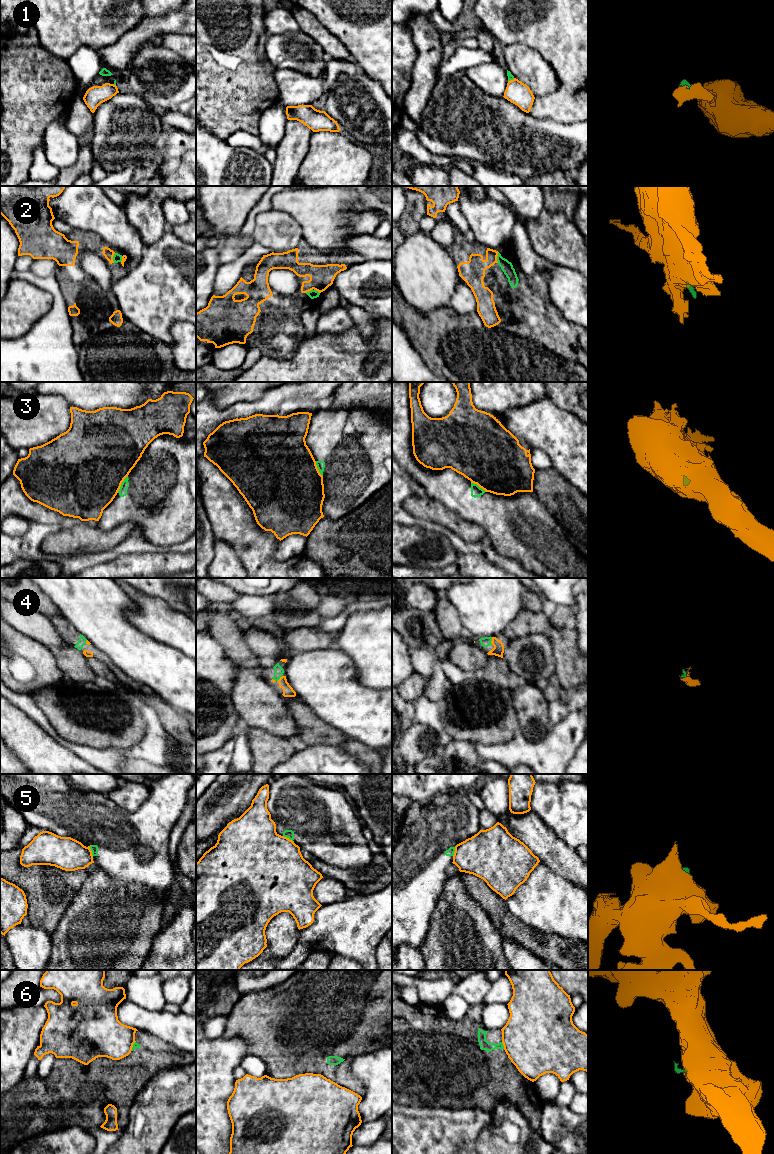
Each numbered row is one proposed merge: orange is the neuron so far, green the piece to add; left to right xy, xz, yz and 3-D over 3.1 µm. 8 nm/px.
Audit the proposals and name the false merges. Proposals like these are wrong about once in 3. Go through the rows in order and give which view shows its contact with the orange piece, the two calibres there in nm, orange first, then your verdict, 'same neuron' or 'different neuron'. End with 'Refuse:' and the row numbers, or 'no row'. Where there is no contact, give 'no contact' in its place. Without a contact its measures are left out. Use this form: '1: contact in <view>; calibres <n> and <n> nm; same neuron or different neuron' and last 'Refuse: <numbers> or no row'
1: contact in yz; calibres 190 and 50 nm; same neuron
2: contact in yz; calibres 190 and 90 nm; same neuron
3: contact in xy; calibres 500 and 70 nm; different neuron
4: contact in yz; calibres 90 and 80 nm; same neuron
5: contact in xy; calibres 260 and 60 nm; different neuron
6: contact in yz; calibres 500 and 80 nm; different neuron
Refuse: 3, 5, 6

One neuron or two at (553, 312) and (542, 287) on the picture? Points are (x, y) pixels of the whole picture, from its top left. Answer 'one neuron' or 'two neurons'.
one neuron

